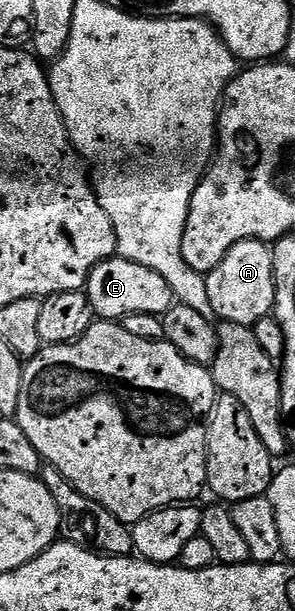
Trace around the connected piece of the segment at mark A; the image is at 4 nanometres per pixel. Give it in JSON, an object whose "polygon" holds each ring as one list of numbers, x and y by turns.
{"polygon":[[264,241,235,243,231,251,207,274,207,296,211,298,213,317,240,325,252,326,259,319,270,316,275,303,275,275,271,271,272,248]]}

